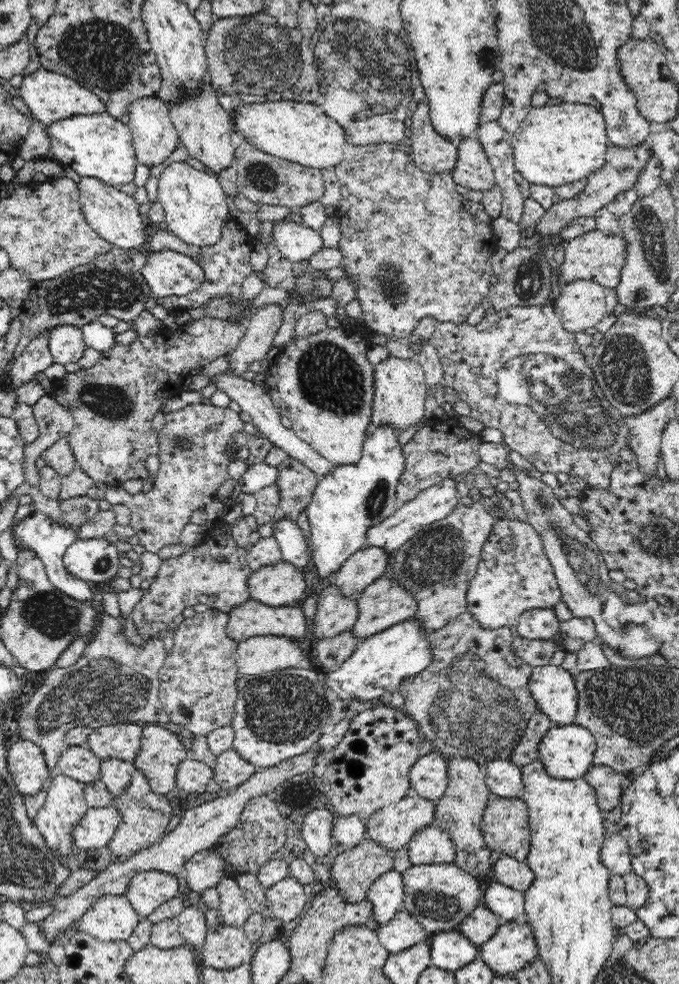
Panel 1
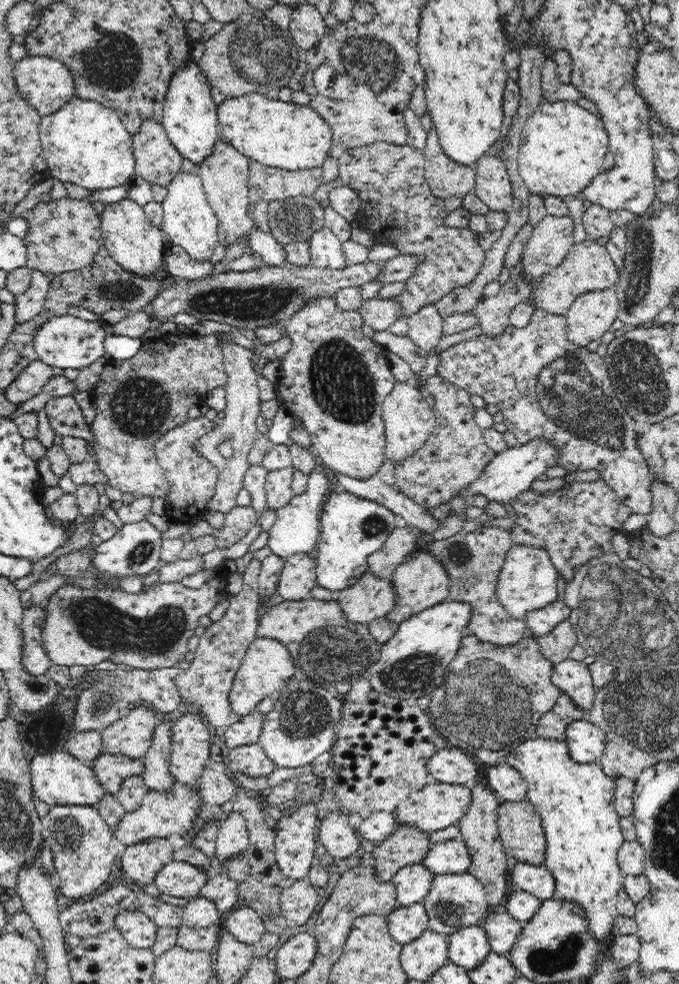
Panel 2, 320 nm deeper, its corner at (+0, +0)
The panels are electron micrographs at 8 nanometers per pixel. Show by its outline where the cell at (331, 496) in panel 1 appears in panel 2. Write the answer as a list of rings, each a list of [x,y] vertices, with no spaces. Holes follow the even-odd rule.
[[[332,491],[326,496],[320,517],[321,535],[314,550],[316,561],[316,584],[326,590],[344,590],[356,584],[369,570],[368,561],[373,552],[380,550],[389,534],[400,520],[385,506],[377,502],[357,497],[348,492]]]

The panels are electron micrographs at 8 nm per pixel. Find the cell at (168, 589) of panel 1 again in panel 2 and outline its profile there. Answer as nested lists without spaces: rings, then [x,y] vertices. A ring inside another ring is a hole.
[[[227,577],[214,578],[204,586],[193,589],[181,582],[157,582],[141,593],[128,593],[107,589],[84,589],[74,585],[62,585],[49,598],[46,626],[39,634],[44,649],[53,665],[67,667],[84,666],[90,670],[102,662],[112,662],[135,669],[152,670],[177,667],[189,653],[188,643],[195,629],[201,626],[201,617],[208,616],[216,606],[216,594],[226,588]]]

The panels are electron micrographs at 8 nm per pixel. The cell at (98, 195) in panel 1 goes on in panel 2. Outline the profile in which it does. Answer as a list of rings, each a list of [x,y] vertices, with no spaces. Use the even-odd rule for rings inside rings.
[[[126,197],[123,200],[106,205],[101,217],[103,245],[111,257],[126,271],[154,280],[165,278],[166,237],[160,227],[155,228],[146,217],[145,211],[136,202]]]

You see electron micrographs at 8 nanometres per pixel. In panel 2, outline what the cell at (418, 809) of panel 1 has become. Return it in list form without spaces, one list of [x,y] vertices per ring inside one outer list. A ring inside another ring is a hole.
[[[436,781],[414,791],[405,801],[400,801],[395,808],[395,815],[402,825],[414,825],[420,830],[432,833],[452,824],[458,825],[472,801],[471,784],[446,784]]]

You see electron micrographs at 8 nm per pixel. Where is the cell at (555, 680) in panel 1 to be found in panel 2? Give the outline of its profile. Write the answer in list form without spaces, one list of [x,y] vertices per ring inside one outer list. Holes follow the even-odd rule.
[[[567,659],[554,665],[552,683],[584,710],[592,708],[597,688],[592,673],[583,661]]]

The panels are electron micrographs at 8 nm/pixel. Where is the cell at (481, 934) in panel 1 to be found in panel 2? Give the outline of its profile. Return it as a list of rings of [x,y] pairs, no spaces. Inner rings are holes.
[[[497,909],[480,922],[486,931],[491,951],[509,957],[514,943],[520,936],[523,924],[521,921],[507,914],[503,909]]]

